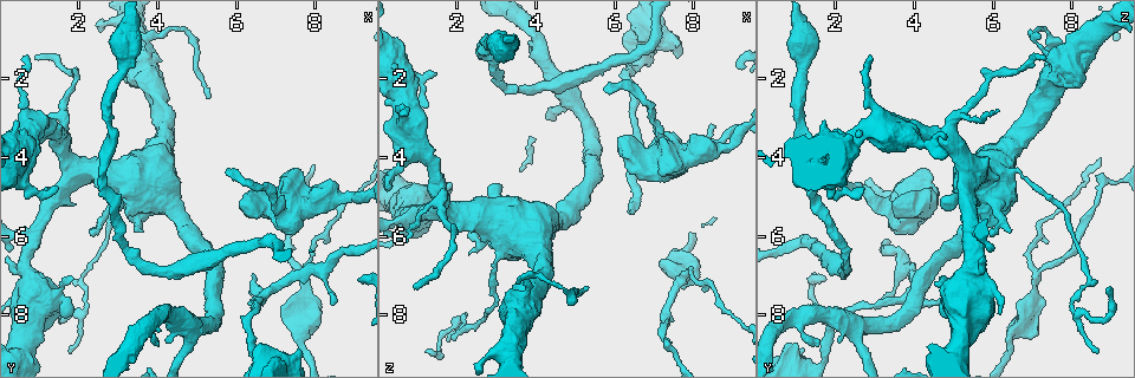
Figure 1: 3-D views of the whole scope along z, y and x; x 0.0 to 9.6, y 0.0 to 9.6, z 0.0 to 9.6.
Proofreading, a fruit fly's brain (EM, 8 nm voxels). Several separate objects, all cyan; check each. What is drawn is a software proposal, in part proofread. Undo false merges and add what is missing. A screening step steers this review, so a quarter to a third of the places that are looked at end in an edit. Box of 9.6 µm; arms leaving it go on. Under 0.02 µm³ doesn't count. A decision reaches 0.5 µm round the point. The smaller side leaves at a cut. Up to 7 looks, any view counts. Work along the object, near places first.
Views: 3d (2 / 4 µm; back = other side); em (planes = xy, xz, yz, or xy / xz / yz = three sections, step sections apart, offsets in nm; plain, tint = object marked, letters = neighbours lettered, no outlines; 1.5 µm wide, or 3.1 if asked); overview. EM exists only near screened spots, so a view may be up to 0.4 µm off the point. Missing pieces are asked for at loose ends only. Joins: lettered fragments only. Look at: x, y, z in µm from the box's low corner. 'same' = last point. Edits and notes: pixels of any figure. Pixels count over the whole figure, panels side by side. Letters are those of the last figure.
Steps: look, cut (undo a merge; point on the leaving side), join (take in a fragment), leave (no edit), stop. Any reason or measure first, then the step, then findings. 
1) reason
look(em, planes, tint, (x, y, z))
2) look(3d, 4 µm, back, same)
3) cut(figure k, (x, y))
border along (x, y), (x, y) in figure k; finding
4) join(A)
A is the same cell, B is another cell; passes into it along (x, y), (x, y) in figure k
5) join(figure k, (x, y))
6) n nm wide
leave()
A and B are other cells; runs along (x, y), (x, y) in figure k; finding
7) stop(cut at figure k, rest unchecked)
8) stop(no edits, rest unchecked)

branch stops here
look(3d, 2 µm, (6.45, 7.00, 5.40))

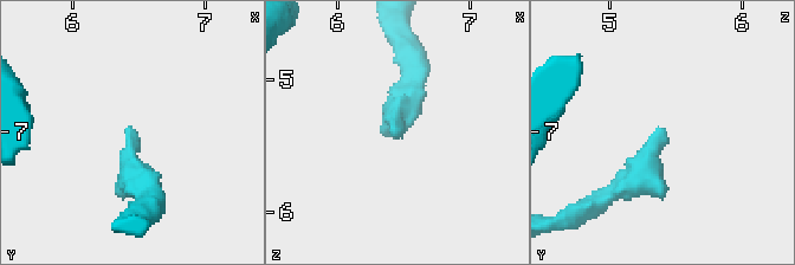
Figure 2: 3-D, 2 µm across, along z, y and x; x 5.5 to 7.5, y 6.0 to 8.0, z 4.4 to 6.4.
shape alone is not enough
look(em, xy, step 8, letters, (6.40, 7.00, 5.40))

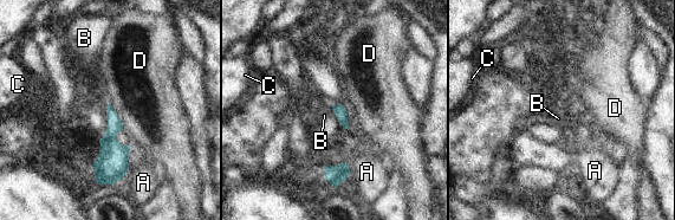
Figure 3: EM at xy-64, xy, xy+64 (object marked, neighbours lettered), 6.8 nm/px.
leave()
A, B, C and D are other cells; border along (108, 104), (106, 129), (99, 140) in figure 3; no lettered fragment goes on from it

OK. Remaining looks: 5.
a narrow waist
look(em, planes, plain, (7.70, 6.95, 7.10))

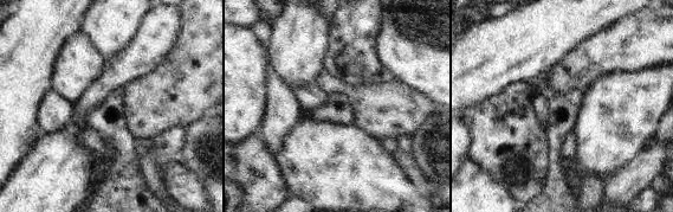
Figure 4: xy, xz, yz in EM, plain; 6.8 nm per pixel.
look(em, planes, letters, same)

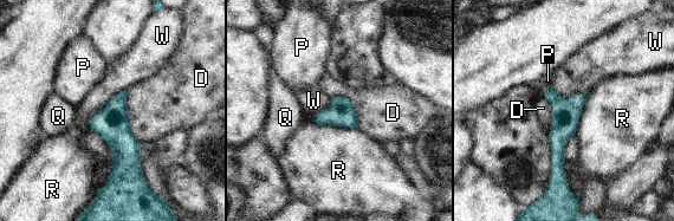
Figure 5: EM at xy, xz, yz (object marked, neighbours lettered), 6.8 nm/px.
leave()
D, P, Q, R and W are other cells; continuous, no second neuron

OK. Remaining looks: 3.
look(3d, 2 µm, (7.65, 8.90, 1.15))

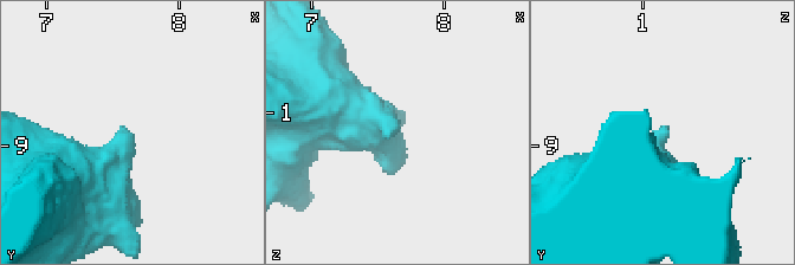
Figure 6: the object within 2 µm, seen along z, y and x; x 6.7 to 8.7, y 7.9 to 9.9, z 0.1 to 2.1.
need the tissue
look(em, xy, step 8, letters, (7.62, 8.86, 1.16))

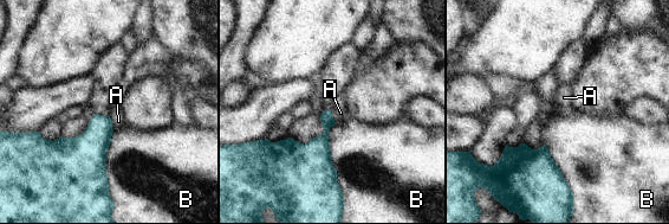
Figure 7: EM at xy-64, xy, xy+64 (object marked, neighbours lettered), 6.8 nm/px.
look(em, planes, letters, same)

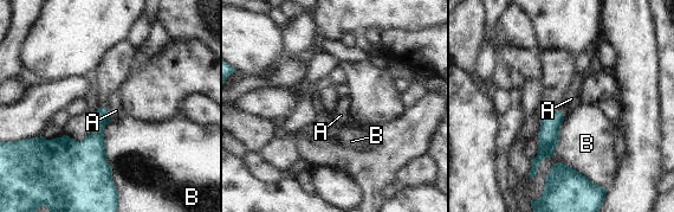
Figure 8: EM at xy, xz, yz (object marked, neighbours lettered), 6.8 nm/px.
B touches over 480 nm
leave()
A and B are other cells; border along (107, 109), (108, 116), (111, 120) in figure 8; none of them fits

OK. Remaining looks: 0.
stop(no edits, rest unchecked)

